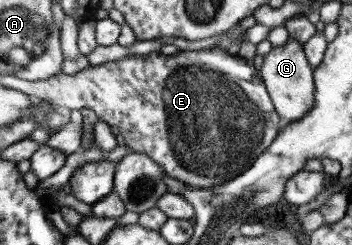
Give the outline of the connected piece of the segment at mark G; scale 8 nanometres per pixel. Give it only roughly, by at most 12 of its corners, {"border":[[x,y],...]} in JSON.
{"border":[[289,37],[258,73],[277,115],[301,120],[314,97],[312,67]]}

